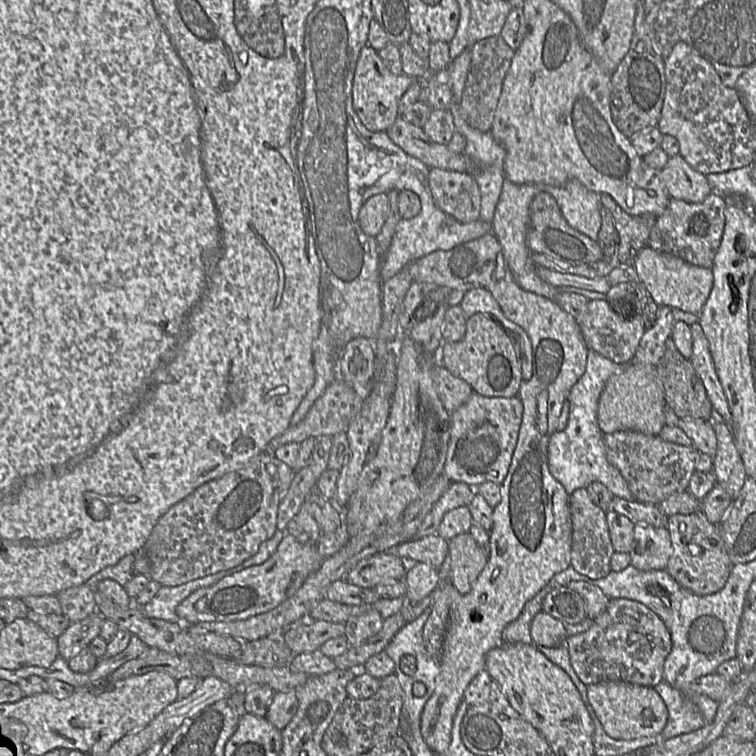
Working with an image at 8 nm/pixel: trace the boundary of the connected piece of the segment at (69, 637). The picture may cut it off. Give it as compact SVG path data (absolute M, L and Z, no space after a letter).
M92 613L79 622L69 624L68 628L55 638L58 645L58 657L68 661L86 647L98 636L102 621L100 615Z

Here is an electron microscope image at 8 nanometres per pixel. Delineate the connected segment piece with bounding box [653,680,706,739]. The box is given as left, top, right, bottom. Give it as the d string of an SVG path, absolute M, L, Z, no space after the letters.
M664 680L653 688L663 699L668 711L667 723L660 739L676 737L705 726L702 714L684 693L671 687Z

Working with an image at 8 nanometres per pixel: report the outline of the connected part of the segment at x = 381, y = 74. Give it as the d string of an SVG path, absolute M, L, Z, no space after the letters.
M365 45L359 54L352 84L353 108L362 124L372 132L386 131L400 116L398 104L416 78L393 74L382 62L378 51Z

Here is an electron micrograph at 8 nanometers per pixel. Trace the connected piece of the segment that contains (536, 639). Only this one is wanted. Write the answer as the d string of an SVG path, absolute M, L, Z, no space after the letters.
M542 610L531 621L530 635L535 646L545 647L566 644L568 637L565 625Z

